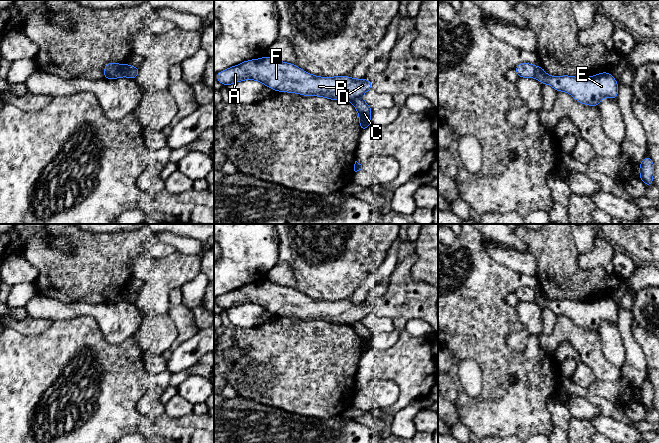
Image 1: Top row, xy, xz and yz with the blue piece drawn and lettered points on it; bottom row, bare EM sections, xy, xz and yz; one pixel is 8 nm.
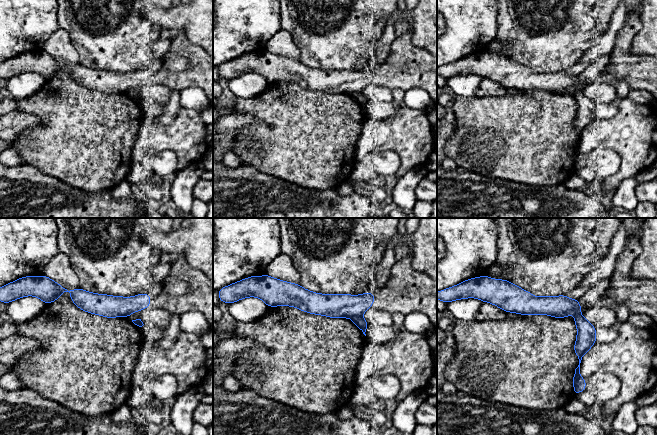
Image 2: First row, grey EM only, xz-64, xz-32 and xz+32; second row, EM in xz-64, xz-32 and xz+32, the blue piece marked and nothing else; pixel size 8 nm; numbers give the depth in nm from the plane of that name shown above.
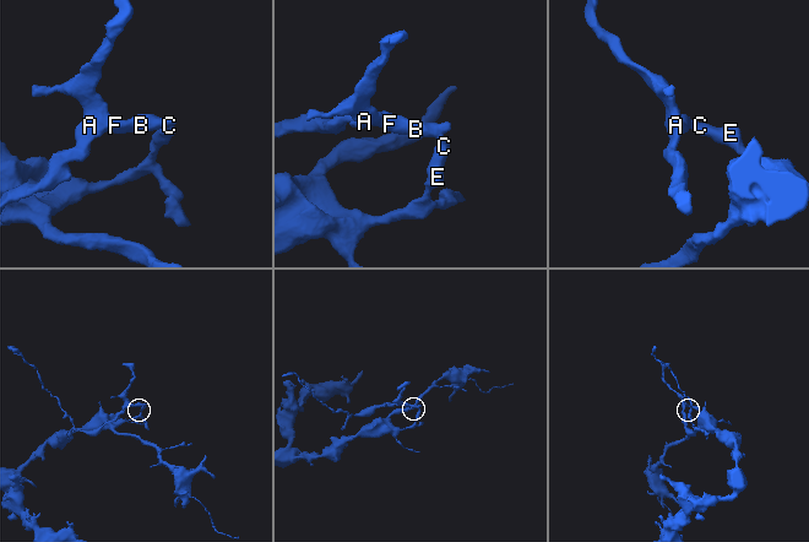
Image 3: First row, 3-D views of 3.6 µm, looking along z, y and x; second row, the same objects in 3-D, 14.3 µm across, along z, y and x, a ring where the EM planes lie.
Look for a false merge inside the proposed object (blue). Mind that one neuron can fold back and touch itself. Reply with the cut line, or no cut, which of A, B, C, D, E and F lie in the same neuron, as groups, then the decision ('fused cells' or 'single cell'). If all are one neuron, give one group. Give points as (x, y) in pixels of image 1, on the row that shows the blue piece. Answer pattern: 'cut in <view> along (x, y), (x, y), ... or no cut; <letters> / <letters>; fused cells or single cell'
cut in xz along (361, 96), (356, 96), (350, 100); A B D F / C E; fused cells

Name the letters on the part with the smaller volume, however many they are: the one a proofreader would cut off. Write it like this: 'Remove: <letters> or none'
Remove: A, B, D, F

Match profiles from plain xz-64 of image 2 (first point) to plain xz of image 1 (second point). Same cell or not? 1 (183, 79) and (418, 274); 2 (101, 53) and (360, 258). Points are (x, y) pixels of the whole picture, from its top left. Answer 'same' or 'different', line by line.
1: different
2: same

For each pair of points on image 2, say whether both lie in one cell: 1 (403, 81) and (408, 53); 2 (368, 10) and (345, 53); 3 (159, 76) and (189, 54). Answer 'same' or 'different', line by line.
1: same
2: same
3: same

